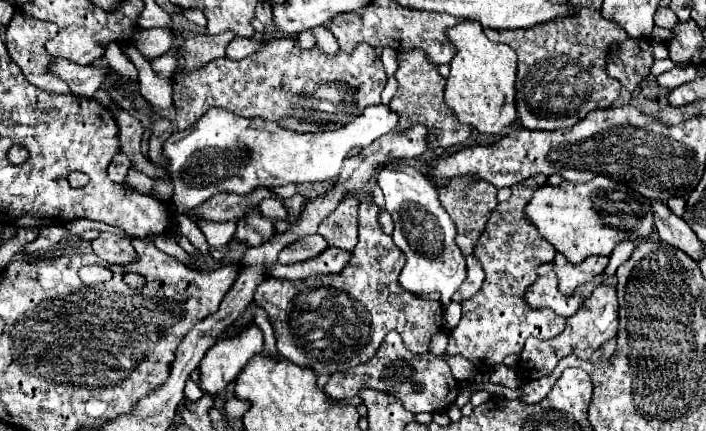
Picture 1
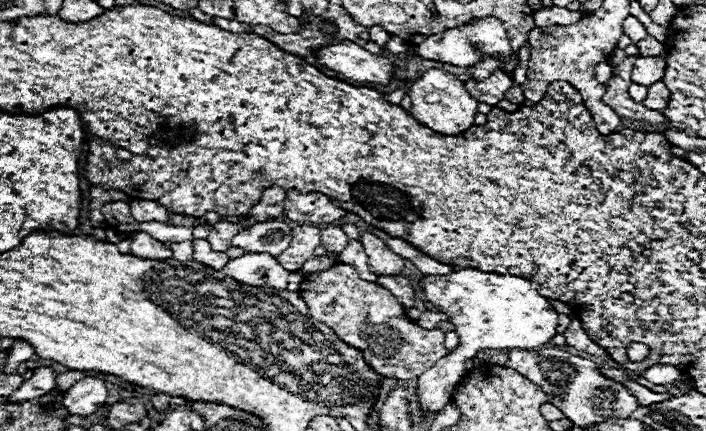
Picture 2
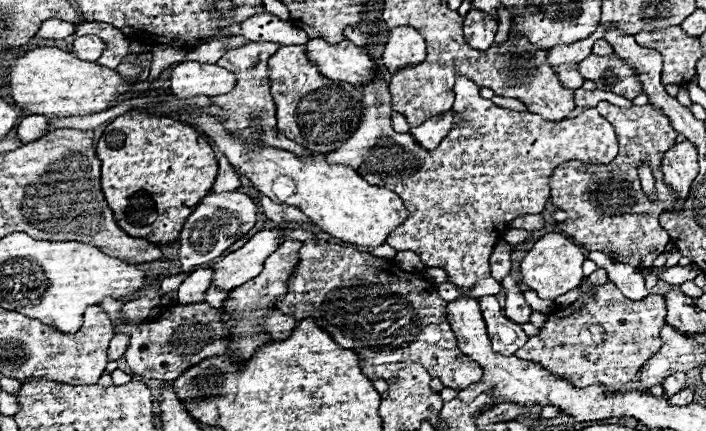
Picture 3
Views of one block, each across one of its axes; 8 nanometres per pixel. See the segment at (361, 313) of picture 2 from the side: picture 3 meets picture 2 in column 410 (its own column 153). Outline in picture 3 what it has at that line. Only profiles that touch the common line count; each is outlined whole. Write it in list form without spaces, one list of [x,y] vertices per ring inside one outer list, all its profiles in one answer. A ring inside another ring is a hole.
[[[206,302],[188,306],[174,304],[148,324],[124,324],[124,326],[118,324],[116,332],[130,334],[130,346],[124,352],[124,358],[134,374],[168,382],[176,380],[182,372],[186,372],[186,368],[202,362],[204,358],[222,356],[228,346],[222,310],[212,308]]]

